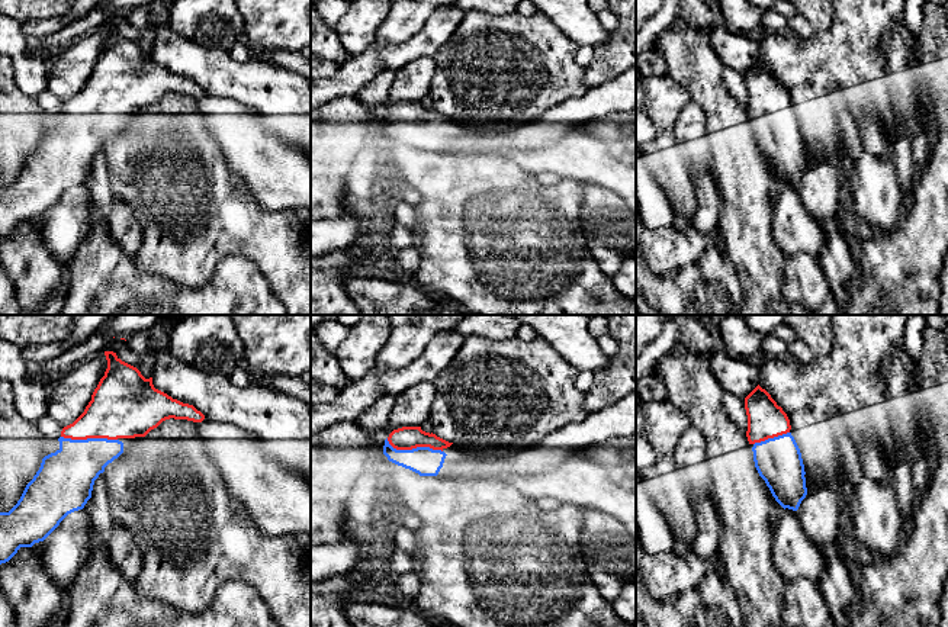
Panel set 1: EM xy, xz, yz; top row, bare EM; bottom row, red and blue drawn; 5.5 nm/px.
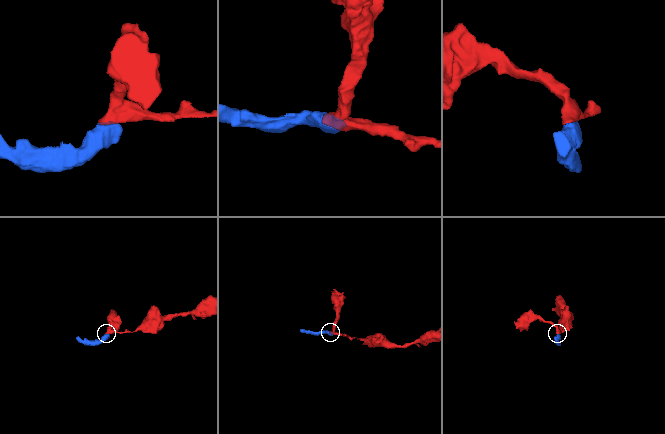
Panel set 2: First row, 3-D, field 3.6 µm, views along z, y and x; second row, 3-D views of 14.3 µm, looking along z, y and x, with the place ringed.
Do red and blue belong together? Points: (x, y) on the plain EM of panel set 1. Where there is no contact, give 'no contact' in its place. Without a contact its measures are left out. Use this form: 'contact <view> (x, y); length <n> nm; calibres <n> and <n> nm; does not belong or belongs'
contact xz (414, 122); length 320 nm; calibres 130 and 160 nm; belongs

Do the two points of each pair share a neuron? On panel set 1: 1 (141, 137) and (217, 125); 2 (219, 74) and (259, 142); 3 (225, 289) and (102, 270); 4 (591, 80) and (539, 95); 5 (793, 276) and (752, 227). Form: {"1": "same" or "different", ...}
{"1": "different", "2": "different", "3": "same", "4": "different", "5": "different"}

